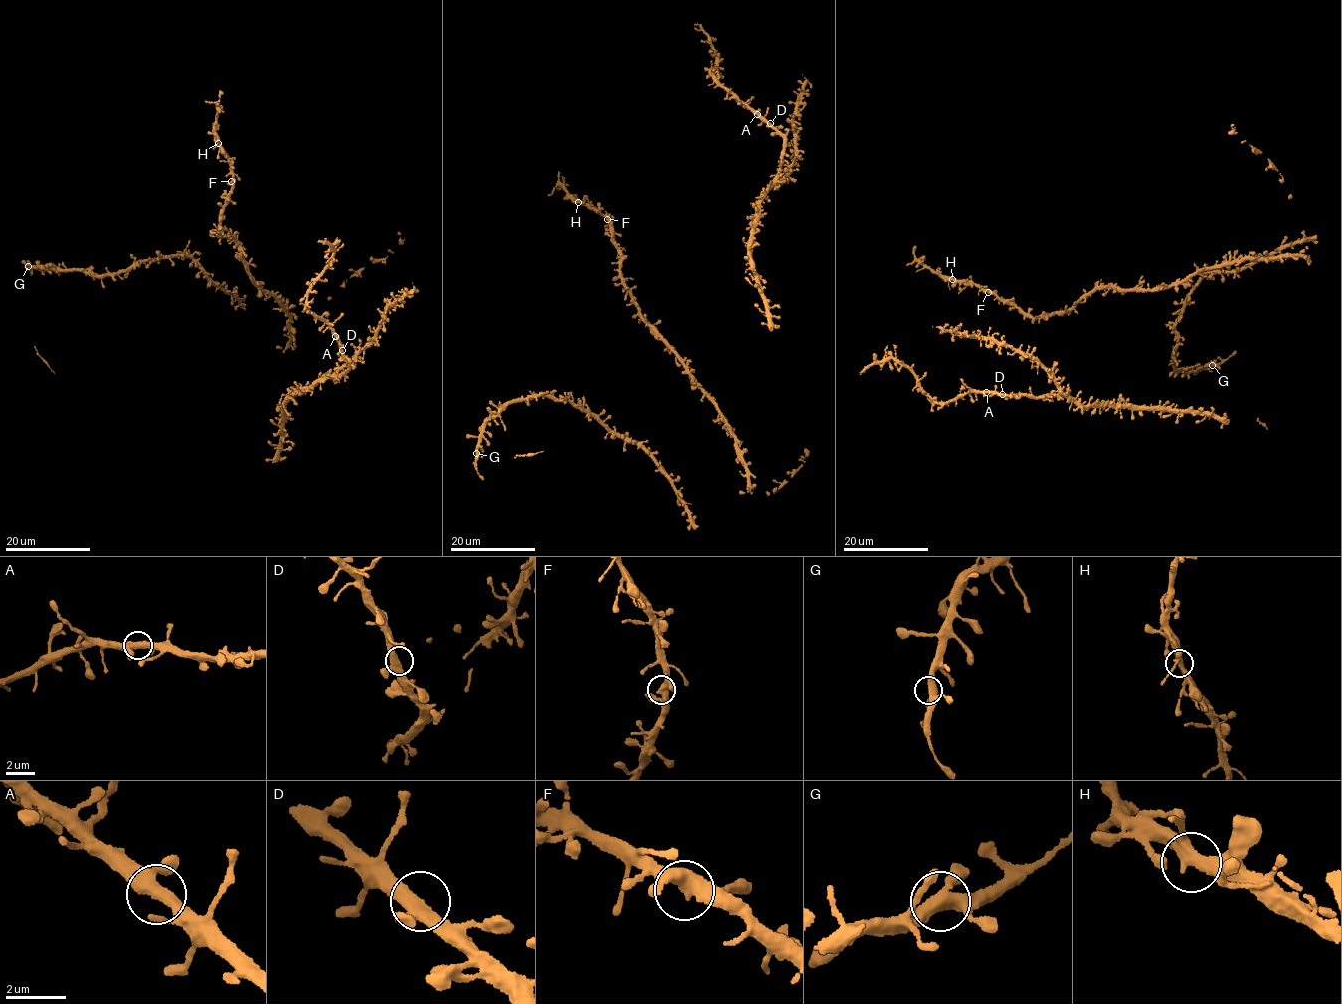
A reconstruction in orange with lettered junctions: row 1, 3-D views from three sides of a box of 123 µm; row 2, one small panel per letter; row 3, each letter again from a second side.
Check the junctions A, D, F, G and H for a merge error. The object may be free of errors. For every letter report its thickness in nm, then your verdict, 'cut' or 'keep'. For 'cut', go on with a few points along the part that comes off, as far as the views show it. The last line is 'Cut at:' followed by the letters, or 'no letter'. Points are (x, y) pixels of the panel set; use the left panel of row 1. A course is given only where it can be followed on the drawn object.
A: 400 nm thick; keep
D: 360 nm thick; keep
F: 380 nm thick; keep
G: 360 nm thick; keep
H: 360 nm thick; keep
Cut at: no letter

